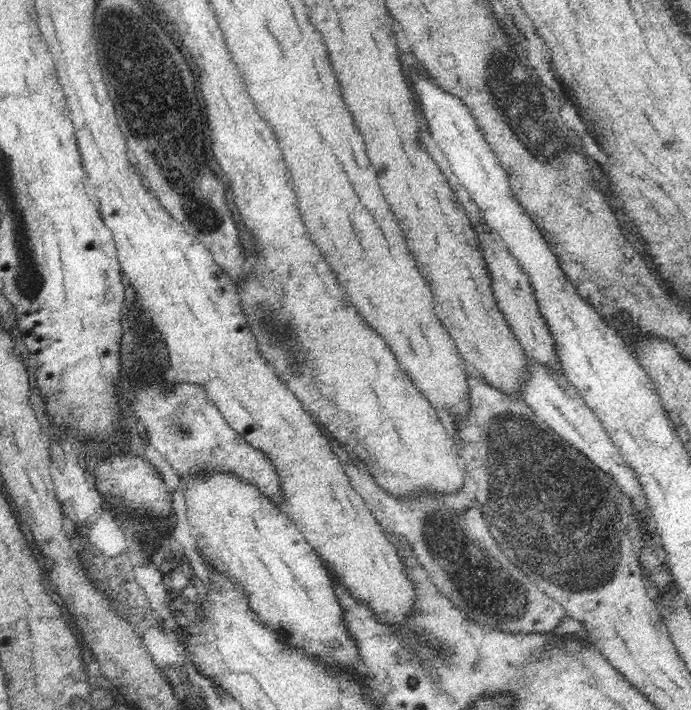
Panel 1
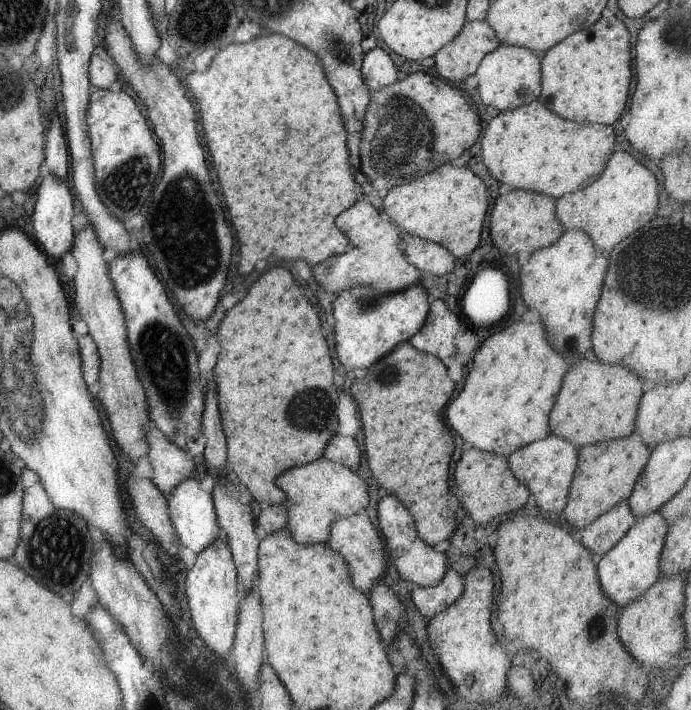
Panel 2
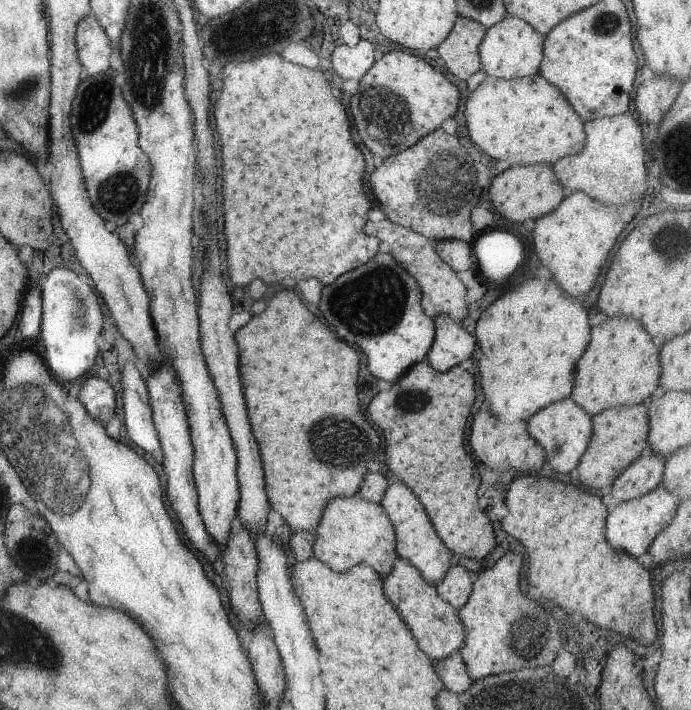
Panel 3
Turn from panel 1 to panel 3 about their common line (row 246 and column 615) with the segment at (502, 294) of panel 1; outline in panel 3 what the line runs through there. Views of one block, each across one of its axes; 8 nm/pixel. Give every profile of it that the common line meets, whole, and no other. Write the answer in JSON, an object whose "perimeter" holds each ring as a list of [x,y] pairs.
{"perimeter":[[[648,449],[614,480],[611,485],[612,498],[620,503],[652,492],[663,482],[664,470],[664,456],[658,456]]]}

